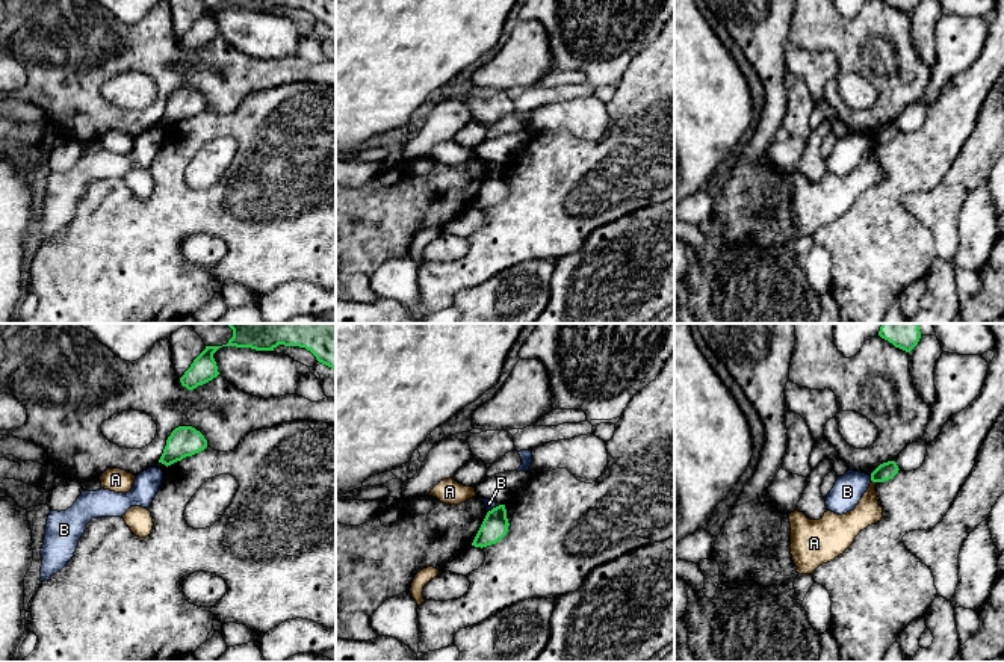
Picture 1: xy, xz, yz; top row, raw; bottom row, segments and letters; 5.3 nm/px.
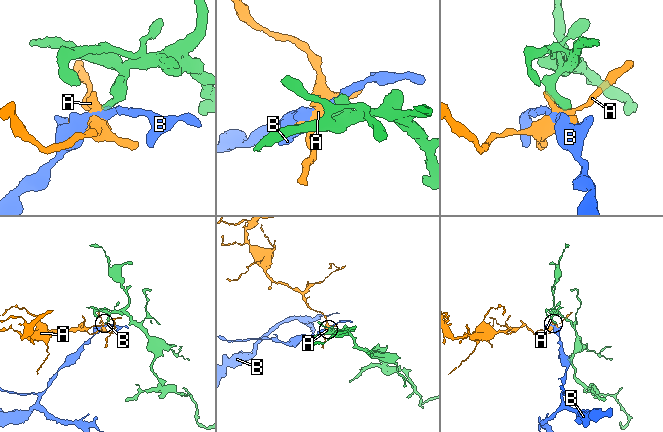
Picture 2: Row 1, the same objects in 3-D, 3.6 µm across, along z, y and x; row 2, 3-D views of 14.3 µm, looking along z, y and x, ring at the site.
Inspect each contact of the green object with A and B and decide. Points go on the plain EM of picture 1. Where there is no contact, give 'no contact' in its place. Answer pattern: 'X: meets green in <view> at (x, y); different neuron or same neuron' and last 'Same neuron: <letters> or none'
A: meets green in yz at (874, 142); different neuron
B: meets green in yz at (871, 139); different neuron
Same neuron: none

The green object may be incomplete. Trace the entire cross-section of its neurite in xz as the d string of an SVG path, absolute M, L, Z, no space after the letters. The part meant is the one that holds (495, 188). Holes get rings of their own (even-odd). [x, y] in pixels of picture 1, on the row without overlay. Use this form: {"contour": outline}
{"contour": "M499 166L487 174L472 207L475 209L487 209L496 206L502 201L508 193L508 180L505 166Z"}

